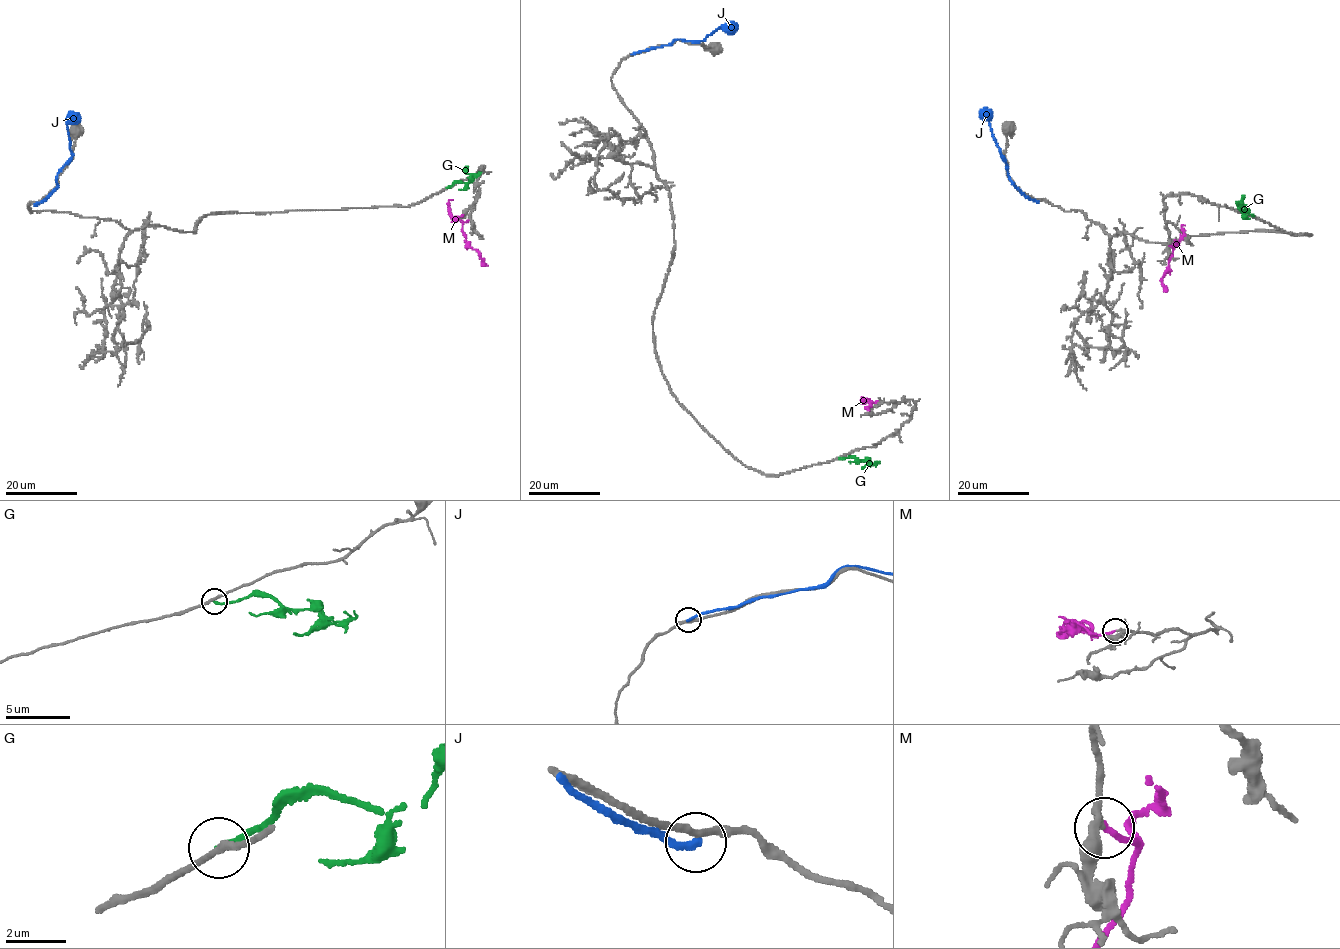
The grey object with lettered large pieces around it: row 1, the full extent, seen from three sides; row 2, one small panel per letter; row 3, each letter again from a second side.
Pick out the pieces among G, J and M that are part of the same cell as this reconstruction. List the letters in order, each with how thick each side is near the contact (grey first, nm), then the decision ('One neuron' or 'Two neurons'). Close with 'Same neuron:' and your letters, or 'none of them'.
G: Thickness 200 nm (grey) against 180 nm. Two neurons
J: Thickness 220 nm (grey) against 240 nm. Two neurons
M: Thickness 180 nm (grey) against 180 nm. One neuron
Same neuron: M

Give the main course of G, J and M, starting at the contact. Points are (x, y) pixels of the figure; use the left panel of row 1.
G: (446, 188), (458, 181), (467, 183), (470, 177), (480, 174)
J: (34, 204), (45, 200), (56, 188), (57, 172), (71, 156), (67, 124), (77, 113)
M: (468, 221), (462, 225), (466, 241), (487, 265)

